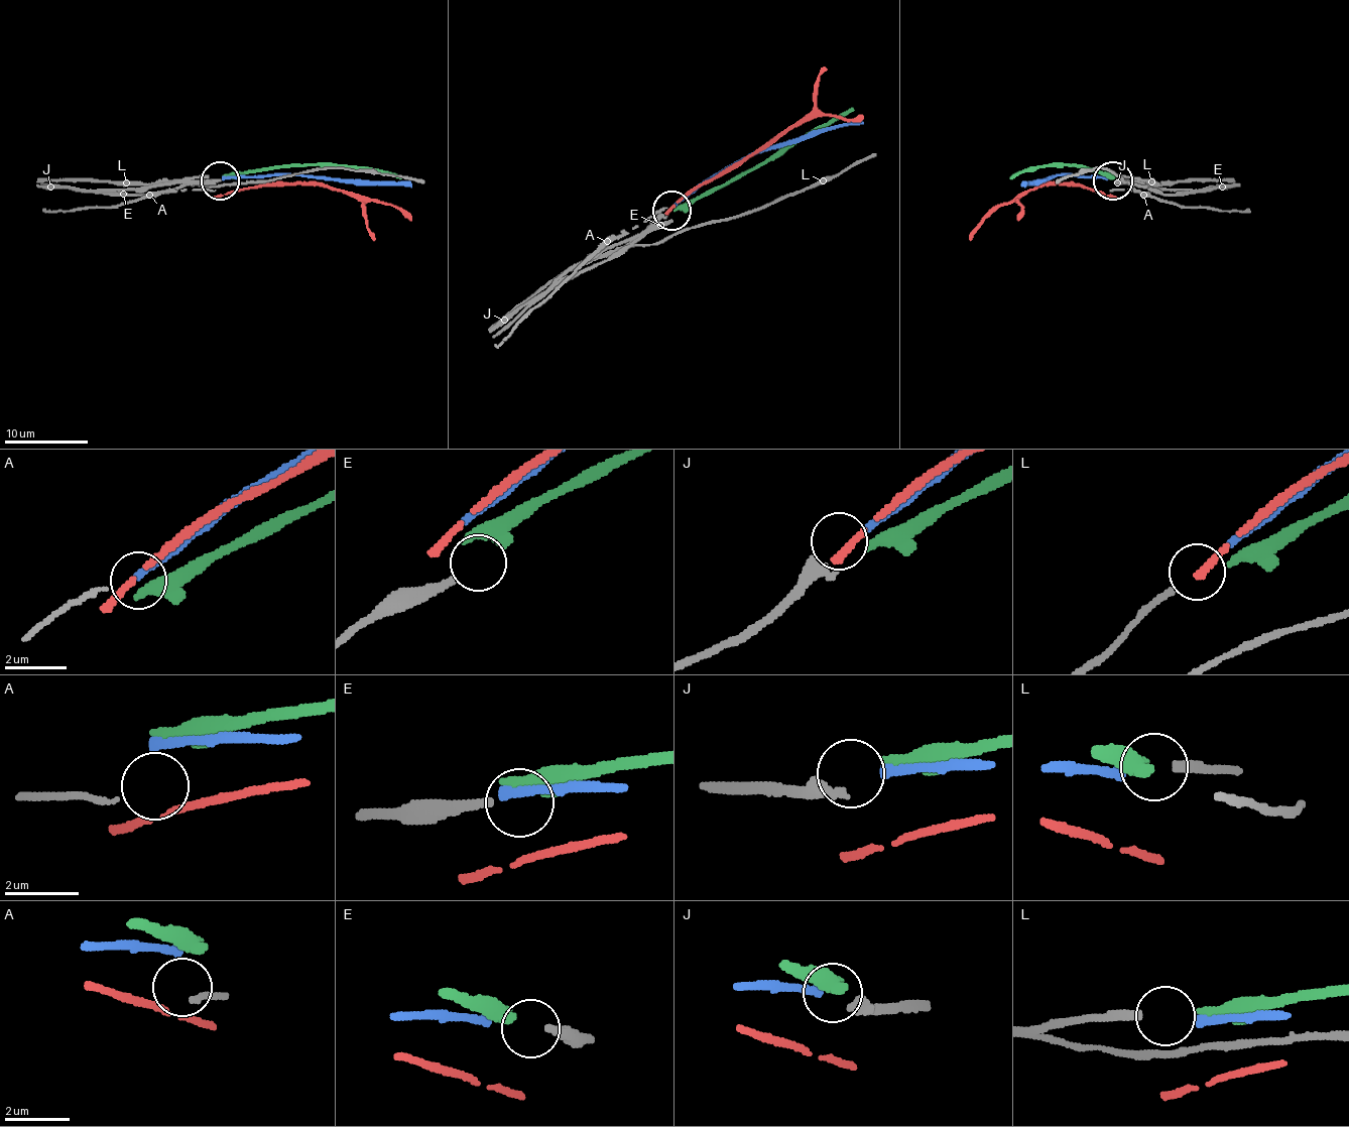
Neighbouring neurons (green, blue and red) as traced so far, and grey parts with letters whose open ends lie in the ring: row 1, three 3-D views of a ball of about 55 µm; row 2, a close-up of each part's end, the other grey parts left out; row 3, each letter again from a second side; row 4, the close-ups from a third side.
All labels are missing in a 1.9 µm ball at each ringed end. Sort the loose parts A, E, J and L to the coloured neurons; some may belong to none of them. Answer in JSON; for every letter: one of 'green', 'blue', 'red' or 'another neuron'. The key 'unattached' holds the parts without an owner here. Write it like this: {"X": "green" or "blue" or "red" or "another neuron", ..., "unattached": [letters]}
{"A": "another neuron", "E": "another neuron", "J": "blue", "L": "green", "unattached": ["A", "E"]}

